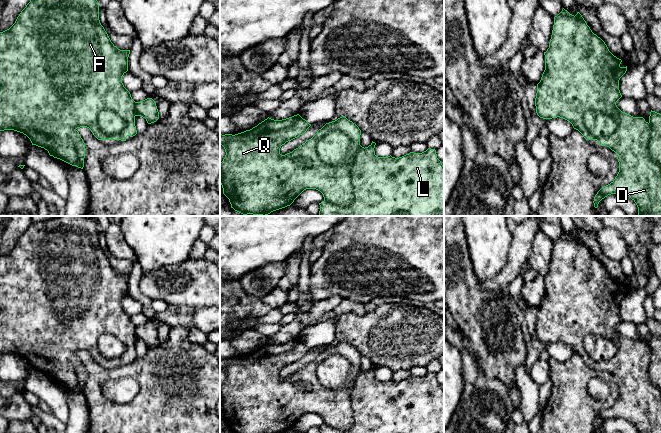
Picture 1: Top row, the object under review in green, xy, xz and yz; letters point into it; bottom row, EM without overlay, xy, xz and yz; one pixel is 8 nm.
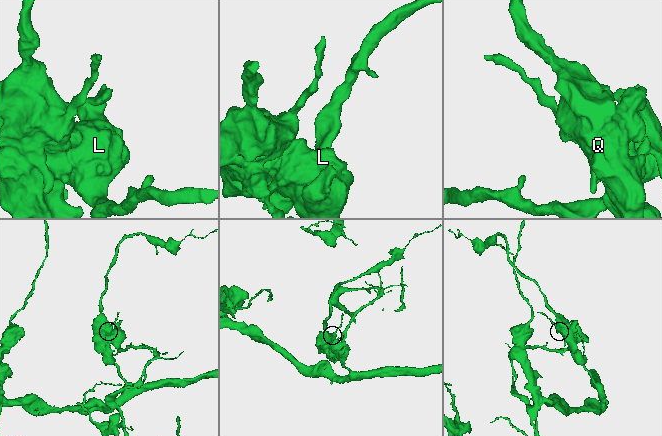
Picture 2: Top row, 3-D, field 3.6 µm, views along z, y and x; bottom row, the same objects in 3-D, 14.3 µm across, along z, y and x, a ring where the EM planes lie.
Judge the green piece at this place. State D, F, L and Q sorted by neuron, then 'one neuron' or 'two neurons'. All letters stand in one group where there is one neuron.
D F L Q | one neuron

